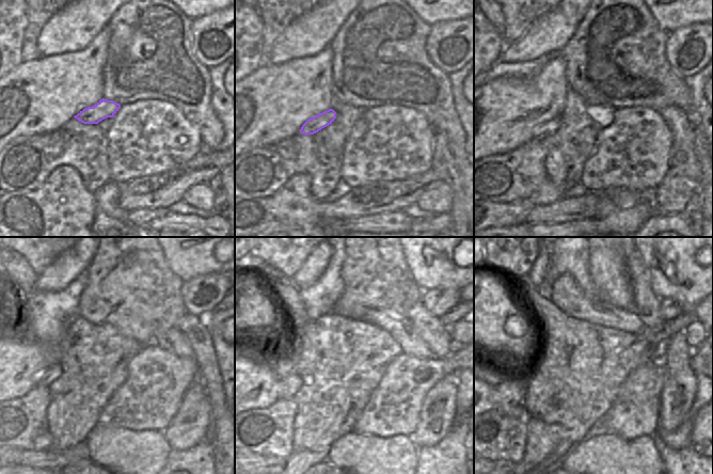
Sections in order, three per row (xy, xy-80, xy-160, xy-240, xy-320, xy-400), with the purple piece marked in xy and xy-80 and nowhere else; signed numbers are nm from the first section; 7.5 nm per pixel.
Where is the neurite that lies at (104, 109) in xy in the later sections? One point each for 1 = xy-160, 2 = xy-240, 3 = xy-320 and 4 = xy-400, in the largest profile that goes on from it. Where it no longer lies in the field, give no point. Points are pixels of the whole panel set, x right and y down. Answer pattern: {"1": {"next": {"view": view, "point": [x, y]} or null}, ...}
{"1": {"next": {"view": "xy-160", "point": [550, 127]}}, "2": {"next": {"view": "xy-240", "point": [53, 373]}}, "3": {"next": {"view": "xy-320", "point": [287, 385]}}, "4": {"next": {"view": "xy-400", "point": [509, 394]}}}

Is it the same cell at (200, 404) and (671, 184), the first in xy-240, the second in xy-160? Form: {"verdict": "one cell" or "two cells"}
{"verdict": "one cell"}

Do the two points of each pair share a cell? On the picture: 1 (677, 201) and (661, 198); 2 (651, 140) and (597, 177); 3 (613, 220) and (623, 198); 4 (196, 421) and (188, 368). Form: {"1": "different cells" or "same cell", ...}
{"1": "same cell", "2": "same cell", "3": "same cell", "4": "different cells"}

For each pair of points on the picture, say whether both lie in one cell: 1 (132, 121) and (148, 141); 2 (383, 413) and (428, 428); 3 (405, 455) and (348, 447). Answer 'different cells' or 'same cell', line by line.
1: same cell
2: different cells
3: same cell

